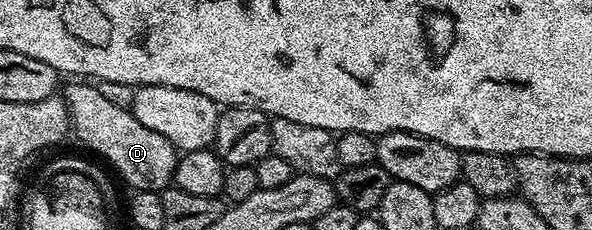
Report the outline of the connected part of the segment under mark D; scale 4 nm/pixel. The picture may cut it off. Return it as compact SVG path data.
M84 80L73 82L76 83L68 91L63 91L62 97L68 106L71 129L80 137L81 144L101 154L132 185L133 191L163 191L173 181L176 172L176 147L166 140L166 136L158 136L158 132L138 124L131 109L110 104L110 100L100 94L99 85Z

